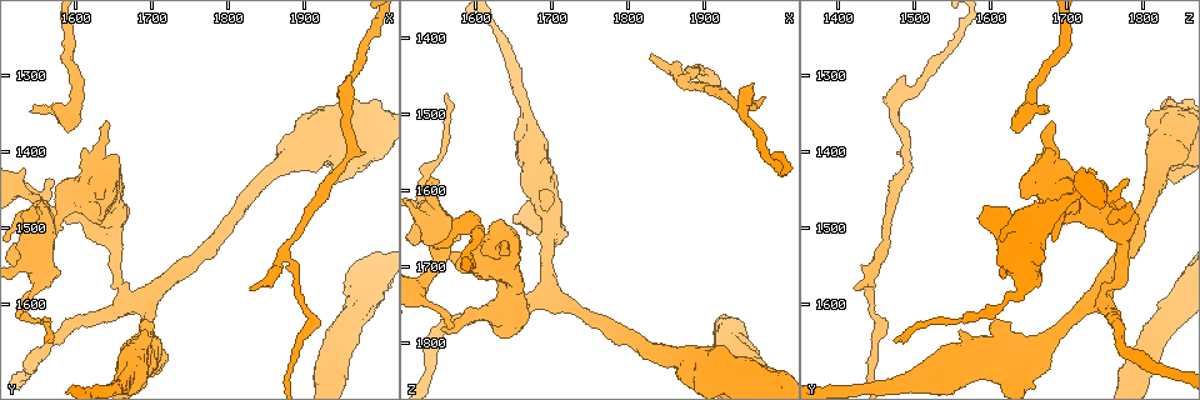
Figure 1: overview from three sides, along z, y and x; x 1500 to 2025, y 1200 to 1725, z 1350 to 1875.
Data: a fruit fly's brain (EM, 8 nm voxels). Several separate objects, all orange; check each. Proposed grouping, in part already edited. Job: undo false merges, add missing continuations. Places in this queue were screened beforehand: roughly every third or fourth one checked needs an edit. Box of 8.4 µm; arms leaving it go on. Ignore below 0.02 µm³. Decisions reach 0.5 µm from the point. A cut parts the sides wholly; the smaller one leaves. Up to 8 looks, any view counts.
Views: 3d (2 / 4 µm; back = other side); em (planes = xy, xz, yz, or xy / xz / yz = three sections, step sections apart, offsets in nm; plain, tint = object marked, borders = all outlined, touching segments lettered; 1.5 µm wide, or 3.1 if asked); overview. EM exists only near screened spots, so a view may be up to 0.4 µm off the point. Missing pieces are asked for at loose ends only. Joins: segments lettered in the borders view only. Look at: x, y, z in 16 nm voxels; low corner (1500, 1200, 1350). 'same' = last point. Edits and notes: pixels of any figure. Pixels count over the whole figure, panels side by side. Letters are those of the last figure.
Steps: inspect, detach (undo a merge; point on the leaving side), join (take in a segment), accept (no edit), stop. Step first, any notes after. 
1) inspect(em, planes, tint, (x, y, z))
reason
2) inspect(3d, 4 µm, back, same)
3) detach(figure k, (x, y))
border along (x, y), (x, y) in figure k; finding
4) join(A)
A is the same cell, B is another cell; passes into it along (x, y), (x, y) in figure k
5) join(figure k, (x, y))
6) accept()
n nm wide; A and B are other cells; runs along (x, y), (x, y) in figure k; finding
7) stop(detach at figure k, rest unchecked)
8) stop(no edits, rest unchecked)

inspect(em, planes, borders, (1545, 1350, 1675))
thin end

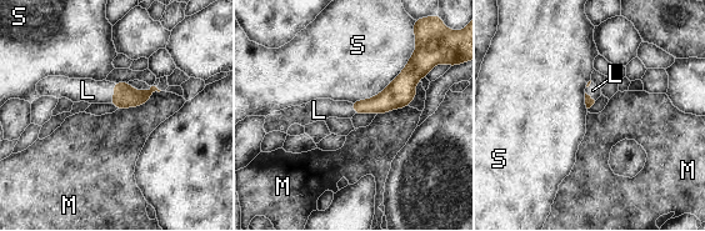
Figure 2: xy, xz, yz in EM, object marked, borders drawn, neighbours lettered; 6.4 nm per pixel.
join(L)
L is the same cell, M and S are other cells; passes into it along (125, 96), (115, 93), (88, 90) in figure 2; the neuron continues

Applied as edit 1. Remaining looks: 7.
inspect(overview)

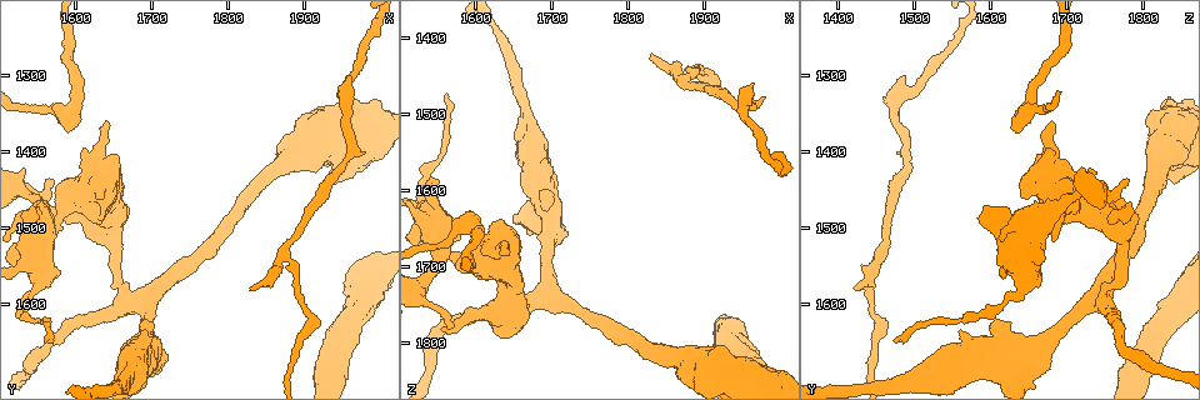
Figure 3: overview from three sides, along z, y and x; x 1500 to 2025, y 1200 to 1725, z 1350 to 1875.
inspect(em, yz, step 4, borders, (1560, 1465, 1785))

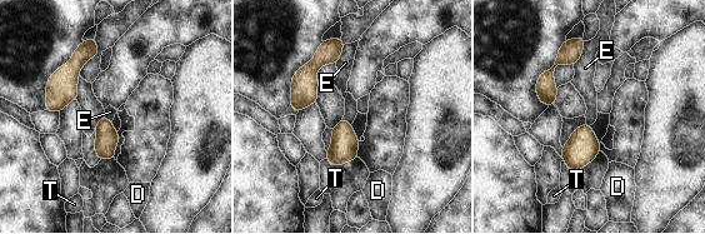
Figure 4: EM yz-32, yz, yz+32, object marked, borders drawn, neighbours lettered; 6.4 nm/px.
inspect(em, planes, borders, same)

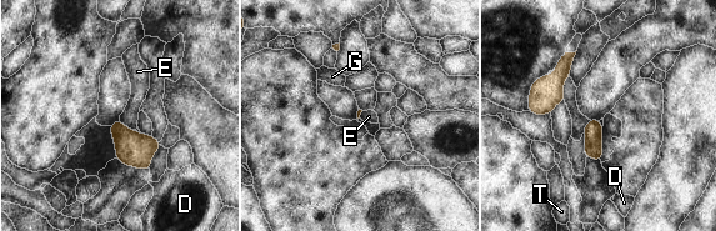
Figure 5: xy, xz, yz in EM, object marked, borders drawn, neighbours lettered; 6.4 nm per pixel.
accept()
D, E, G and T are other cells; border along (119, 120), (133, 130) in figure 5; none of them fits

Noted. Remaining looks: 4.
inspect(em, xz, step 4, borders, (1830, 1580, 1430))

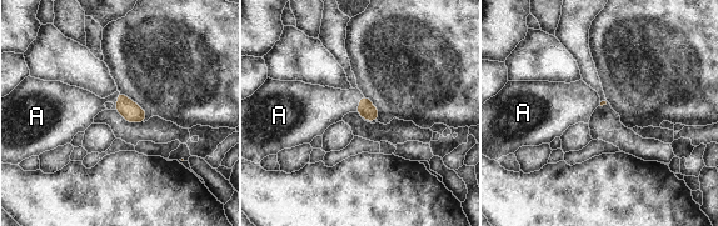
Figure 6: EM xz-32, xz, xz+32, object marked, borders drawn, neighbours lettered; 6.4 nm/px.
inspect(em, planes, borders, same)

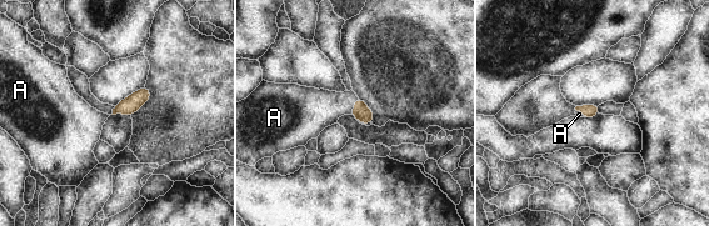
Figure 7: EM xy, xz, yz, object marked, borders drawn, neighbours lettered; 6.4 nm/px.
join(A)
A is the same cell; passes into it along (360, 111), (354, 106), (315, 109) in figure 7; it goes on there

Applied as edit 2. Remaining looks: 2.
stop(join at figure 2, join at figure 7, rest unchecked)

